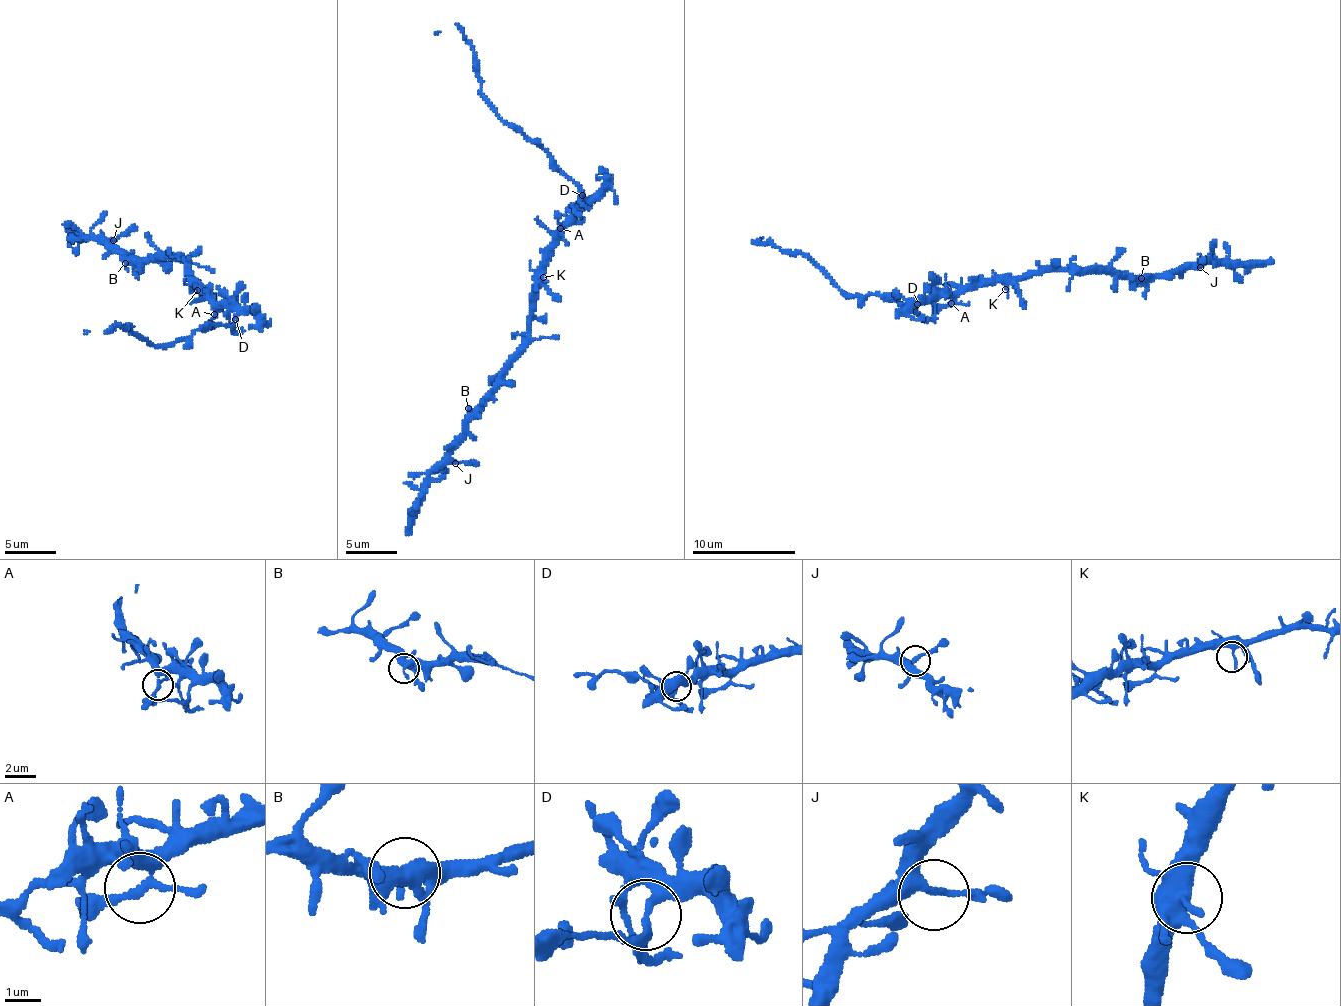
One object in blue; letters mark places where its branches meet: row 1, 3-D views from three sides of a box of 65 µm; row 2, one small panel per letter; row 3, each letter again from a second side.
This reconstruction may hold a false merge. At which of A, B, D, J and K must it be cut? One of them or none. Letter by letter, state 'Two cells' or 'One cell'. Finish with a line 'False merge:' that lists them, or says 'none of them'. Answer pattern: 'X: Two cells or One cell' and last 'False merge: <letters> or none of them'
A: One cell
B: One cell
D: Two cells
J: One cell
K: One cell
False merge: D

